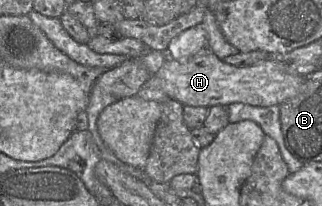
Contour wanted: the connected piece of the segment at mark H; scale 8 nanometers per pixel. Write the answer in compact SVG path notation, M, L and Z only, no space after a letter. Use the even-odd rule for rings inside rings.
M208 48L186 61L167 58L153 75L160 88L171 100L183 106L205 107L225 106L242 103L257 107L280 105L294 97L303 85L305 78L298 75L279 57L252 66L236 67L218 59Z

